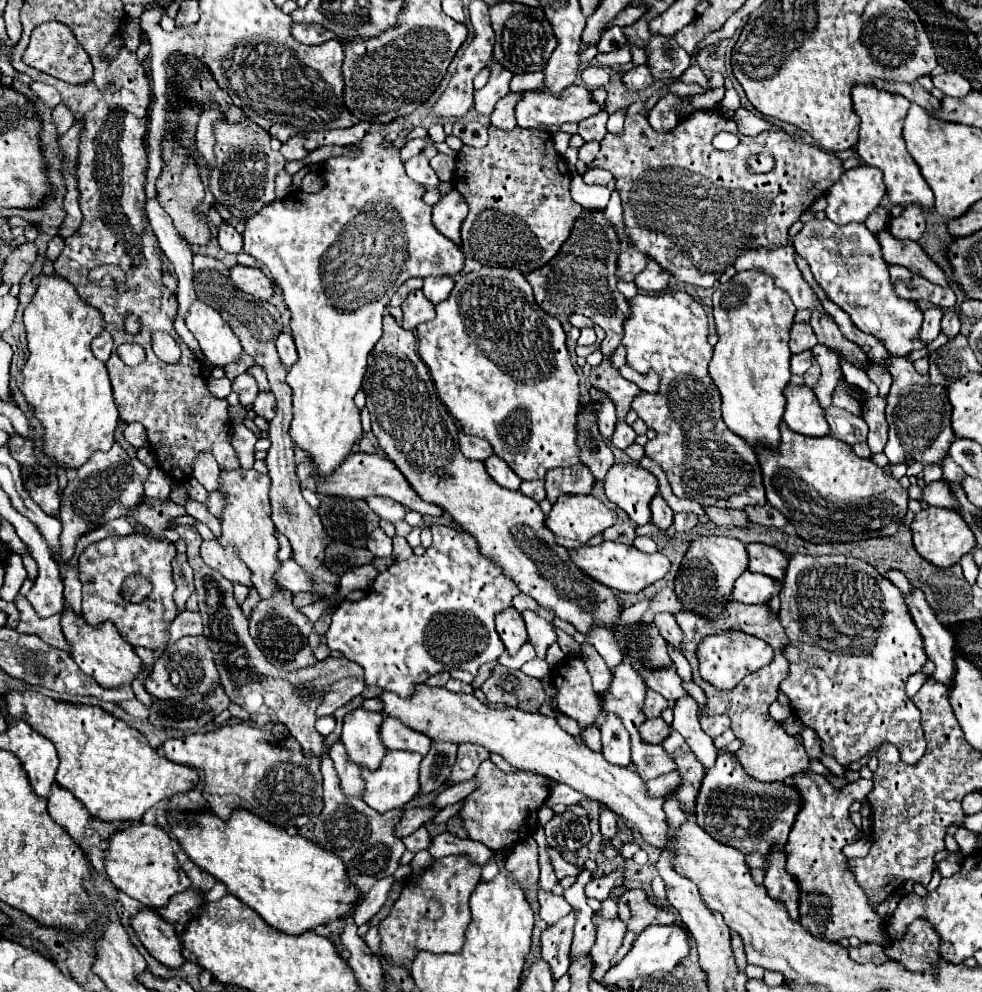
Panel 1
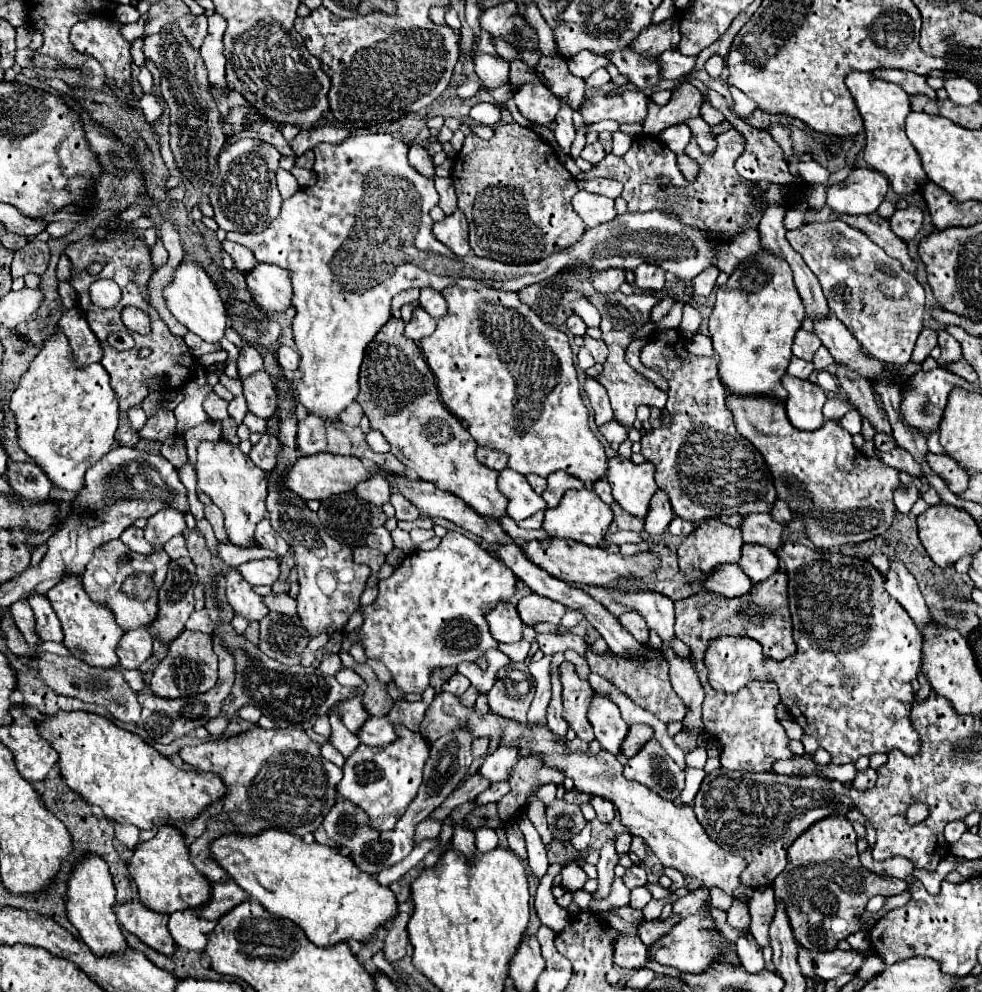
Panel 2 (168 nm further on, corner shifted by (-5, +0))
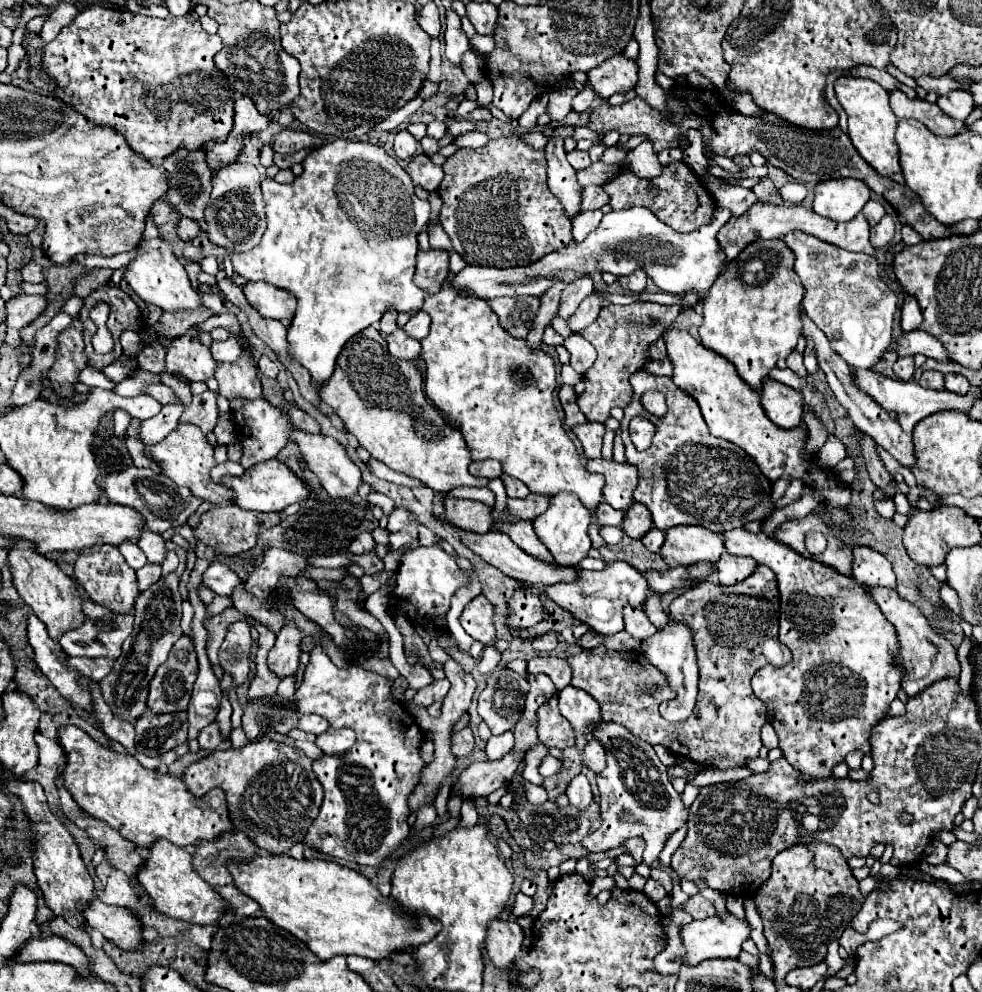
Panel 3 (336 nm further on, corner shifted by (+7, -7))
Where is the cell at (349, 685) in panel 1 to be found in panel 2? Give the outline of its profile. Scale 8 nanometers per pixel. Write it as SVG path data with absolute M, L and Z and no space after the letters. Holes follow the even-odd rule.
M330 715L330 725L332 725L332 735L330 735L330 743L344 755L350 757L350 753L358 747L360 741L356 741L358 737L354 733L350 733L342 723L338 723L338 715Z

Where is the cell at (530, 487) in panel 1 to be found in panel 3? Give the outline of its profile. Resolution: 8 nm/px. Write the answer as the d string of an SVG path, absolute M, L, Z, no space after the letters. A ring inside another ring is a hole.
M502 476L502 480L504 480L504 484L506 484L506 488L508 488L508 496L510 498L524 498L524 496L528 496L528 488L520 482L520 480L516 480L516 478L510 478L510 476Z

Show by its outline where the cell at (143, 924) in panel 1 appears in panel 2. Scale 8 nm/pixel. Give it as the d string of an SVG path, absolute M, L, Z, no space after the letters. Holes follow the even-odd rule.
M128 901L122 905L116 903L116 909L112 911L116 913L120 925L144 941L148 947L164 955L174 953L174 939L168 931L168 915L156 913L140 901Z

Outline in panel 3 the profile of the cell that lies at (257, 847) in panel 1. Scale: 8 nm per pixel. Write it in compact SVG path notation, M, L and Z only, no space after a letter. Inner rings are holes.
M256 854L252 860L228 860L226 868L230 870L234 878L234 886L256 900L260 904L260 910L268 920L272 920L276 926L288 930L292 936L302 940L320 960L330 960L332 956L364 956L370 960L386 958L392 952L408 950L420 944L430 942L440 932L440 922L432 918L418 918L412 920L408 914L402 914L398 910L398 904L392 902L392 898L384 898L376 886L368 882L366 876L358 874L356 870L350 870L346 866L340 866L332 860L318 860L318 858L302 858L296 860L288 854Z

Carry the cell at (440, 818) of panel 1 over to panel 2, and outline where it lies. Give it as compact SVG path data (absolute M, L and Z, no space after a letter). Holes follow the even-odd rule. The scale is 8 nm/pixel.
M492 783L490 789L486 789L484 793L480 793L480 797L476 799L476 805L486 805L486 803L496 803L500 801L506 793L510 791L510 785L508 783Z

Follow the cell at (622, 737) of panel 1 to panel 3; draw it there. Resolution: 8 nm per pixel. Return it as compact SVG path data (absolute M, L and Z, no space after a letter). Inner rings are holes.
M566 686L558 696L562 716L572 724L574 732L590 738L598 724L602 724L598 702L584 690Z

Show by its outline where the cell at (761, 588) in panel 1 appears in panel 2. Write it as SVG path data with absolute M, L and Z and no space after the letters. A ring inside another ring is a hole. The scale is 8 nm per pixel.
M720 565L720 569L716 569L708 581L702 581L702 587L724 597L742 597L750 591L752 581L740 571L738 565Z

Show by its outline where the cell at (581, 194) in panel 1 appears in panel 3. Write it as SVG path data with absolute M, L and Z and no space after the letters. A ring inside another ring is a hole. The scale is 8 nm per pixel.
M588 210L588 212L578 212L574 218L572 218L572 234L574 234L574 240L576 242L582 242L592 230L598 228L600 220L602 220L604 212L602 210Z

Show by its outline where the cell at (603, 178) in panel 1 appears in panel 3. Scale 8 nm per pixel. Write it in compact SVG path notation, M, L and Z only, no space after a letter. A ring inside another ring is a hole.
M584 186L580 196L582 196L582 210L602 208L604 204L608 204L608 194L602 190L602 186Z

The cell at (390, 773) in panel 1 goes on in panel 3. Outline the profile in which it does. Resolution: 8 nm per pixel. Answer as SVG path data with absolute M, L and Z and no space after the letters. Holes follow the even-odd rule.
M316 642L316 648L310 652L310 662L304 670L304 680L296 690L296 708L300 714L320 714L328 718L334 728L352 728L358 734L356 744L348 752L340 756L324 756L324 760L314 762L314 772L324 788L324 802L322 812L316 816L312 828L308 828L304 842L334 858L344 858L360 866L374 868L378 868L382 860L408 836L410 812L406 800L416 780L420 780L420 772L424 768L424 760L418 754L420 740L424 738L422 730L418 728L410 712L406 712L400 704L392 702L390 686L392 682L388 678L366 672L356 664L344 670L336 668ZM332 836L342 844L344 850L332 850Z

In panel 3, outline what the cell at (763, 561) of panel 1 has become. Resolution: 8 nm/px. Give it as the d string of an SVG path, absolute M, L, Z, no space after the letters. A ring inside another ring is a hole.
M724 552L724 556L720 558L718 566L718 580L724 586L736 584L740 580L746 580L754 570L756 570L756 560L752 558L744 558L744 556L732 556L728 552Z

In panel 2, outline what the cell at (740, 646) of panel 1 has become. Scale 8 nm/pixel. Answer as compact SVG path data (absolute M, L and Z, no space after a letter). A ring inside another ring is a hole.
M792 541L782 543L776 555L788 573L790 613L800 613L800 621L794 621L794 641L798 645L798 653L784 661L772 663L772 659L762 655L762 647L754 639L718 637L710 641L706 651L710 685L716 691L734 693L748 681L760 679L762 671L768 671L768 681L774 681L778 691L784 693L782 701L788 713L798 721L806 735L816 737L818 745L830 753L834 765L856 763L862 755L888 753L894 747L906 755L918 753L920 737L914 731L908 713L914 703L910 679L914 679L920 671L922 633L908 613L904 613L904 607L900 607L900 603L886 593L882 573L872 569L866 559L842 553L820 553Z

